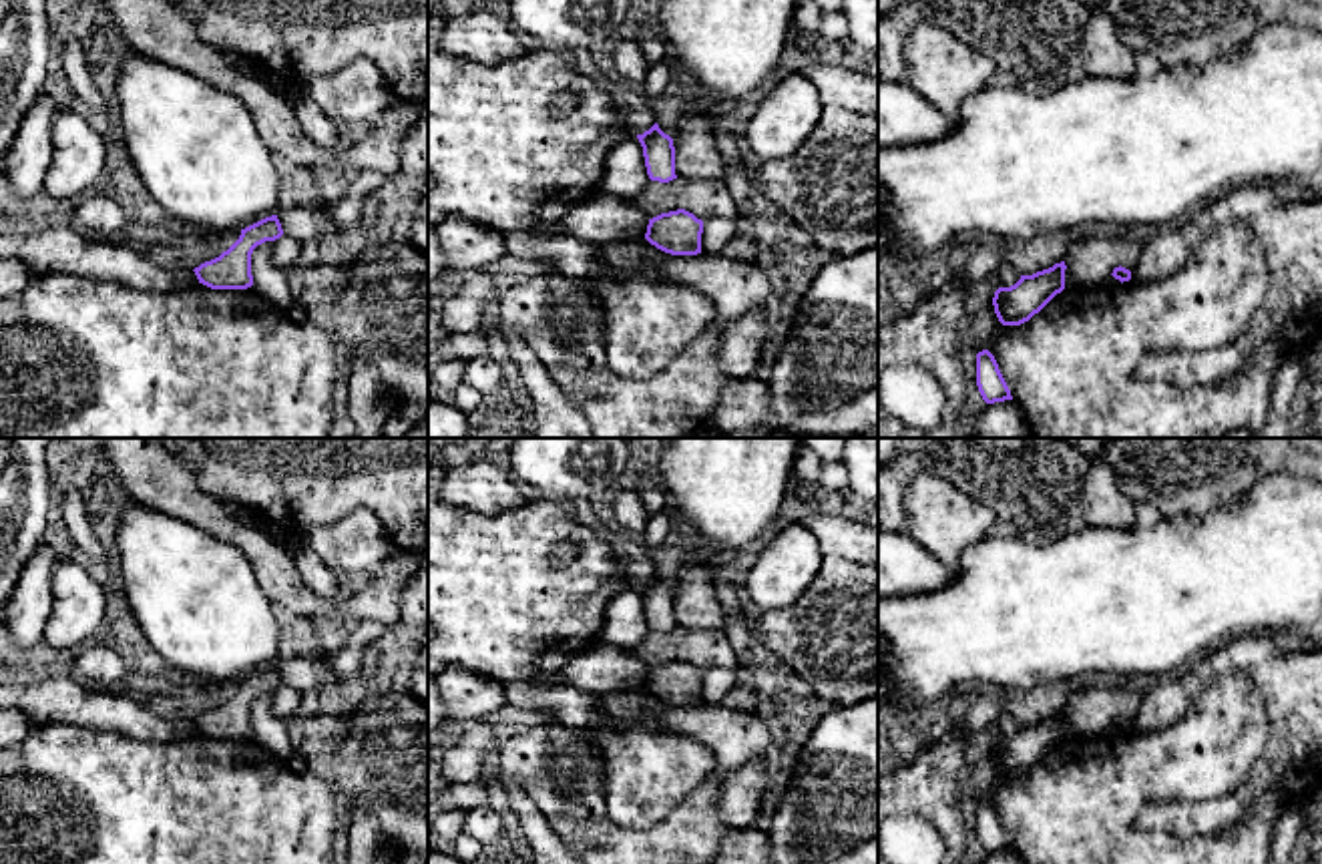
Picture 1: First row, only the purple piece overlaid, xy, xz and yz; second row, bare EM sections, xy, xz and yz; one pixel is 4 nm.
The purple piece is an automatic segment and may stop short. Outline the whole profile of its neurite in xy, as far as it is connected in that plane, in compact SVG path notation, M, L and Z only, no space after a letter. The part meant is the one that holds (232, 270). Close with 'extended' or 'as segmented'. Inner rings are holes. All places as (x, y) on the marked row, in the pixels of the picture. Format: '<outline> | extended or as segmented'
M277 215L265 217L245 229L239 239L219 257L195 267L199 283L211 289L247 289L253 285L251 253L265 241L275 241L283 235Z | as segmented

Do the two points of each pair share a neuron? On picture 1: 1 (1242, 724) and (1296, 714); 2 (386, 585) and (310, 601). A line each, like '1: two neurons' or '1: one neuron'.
1: two neurons
2: one neuron

